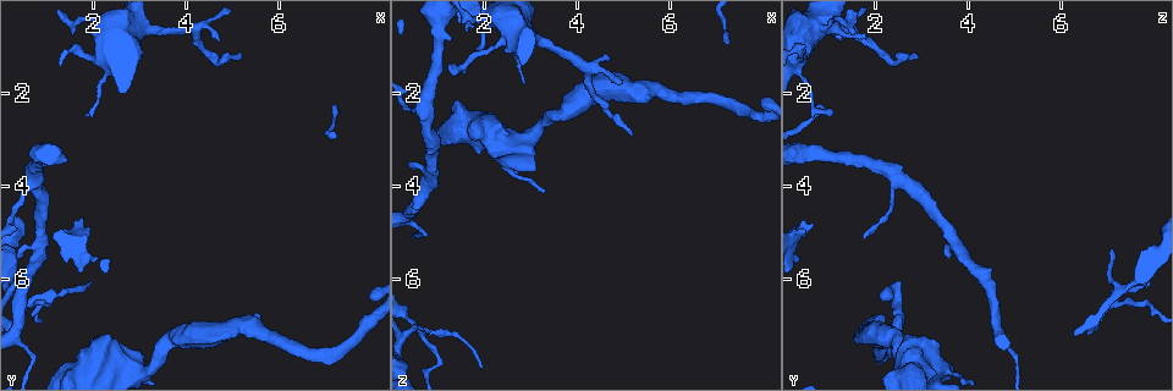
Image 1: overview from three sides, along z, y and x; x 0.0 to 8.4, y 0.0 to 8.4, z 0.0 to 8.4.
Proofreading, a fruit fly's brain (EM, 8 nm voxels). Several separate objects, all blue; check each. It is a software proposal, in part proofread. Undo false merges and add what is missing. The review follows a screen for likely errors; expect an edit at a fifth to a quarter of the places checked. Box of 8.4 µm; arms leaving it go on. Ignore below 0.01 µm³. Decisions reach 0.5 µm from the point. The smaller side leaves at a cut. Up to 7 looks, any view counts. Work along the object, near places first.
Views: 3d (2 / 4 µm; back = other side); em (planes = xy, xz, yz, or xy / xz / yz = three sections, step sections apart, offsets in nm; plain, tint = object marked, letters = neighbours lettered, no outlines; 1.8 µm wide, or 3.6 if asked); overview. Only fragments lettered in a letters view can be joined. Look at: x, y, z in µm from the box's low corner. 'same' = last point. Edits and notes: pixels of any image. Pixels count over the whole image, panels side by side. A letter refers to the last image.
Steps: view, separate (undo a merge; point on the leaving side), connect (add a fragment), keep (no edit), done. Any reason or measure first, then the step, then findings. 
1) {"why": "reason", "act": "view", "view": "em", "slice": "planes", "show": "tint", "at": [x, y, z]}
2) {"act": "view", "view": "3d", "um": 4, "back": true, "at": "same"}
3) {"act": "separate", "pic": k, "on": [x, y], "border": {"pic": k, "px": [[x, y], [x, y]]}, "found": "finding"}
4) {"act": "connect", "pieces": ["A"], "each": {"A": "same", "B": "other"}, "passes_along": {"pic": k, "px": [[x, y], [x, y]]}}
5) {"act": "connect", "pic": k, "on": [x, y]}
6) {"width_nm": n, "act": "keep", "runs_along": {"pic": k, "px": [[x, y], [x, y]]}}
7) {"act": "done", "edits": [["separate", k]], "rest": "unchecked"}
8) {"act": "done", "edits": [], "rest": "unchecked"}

{"why": "branch stops here", "act": "view", "view": "3d", "um": 4, "back": true, "at": [7.95, 6.30, 2.10]}

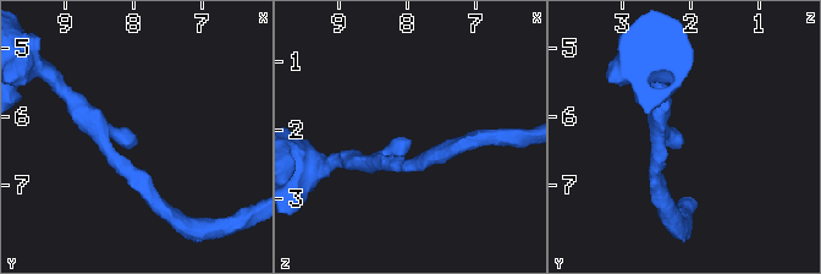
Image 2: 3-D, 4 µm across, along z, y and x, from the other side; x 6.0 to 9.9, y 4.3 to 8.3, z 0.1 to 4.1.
{"why": "now the EM", "act": "view", "view": "em", "slice": "planes", "show": "letters", "at": [7.95, 6.40, 2.15]}

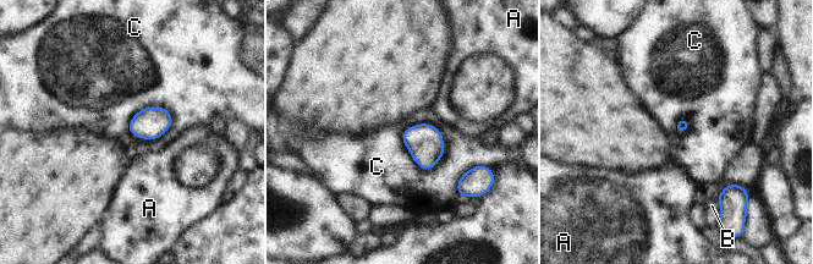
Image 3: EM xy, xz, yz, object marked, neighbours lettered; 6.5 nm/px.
{"act": "keep", "each": {"A": "other", "B": "other", "C": "other"}, "border": {"pic": 3, "px": [[421, 122], [444, 146], [428, 170]]}, "found": "none of them fits"}

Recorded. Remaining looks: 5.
{"why": "thin end", "act": "view", "view": "em", "slice": "xy", "step": 8, "show": "letters", "at": [4.75, 0.95, 1.25]}

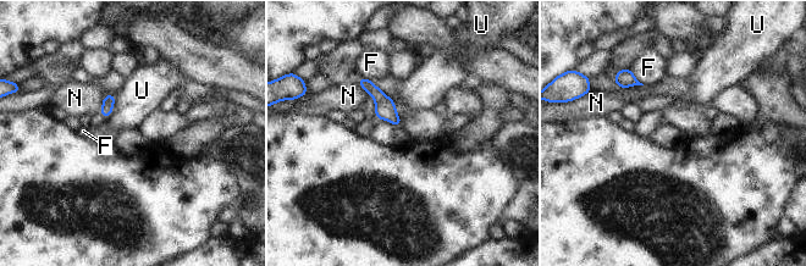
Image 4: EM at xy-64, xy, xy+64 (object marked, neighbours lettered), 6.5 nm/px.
{"width_nm": 80, "act": "keep", "each": {"F": "other", "N": "other", "U": "other"}, "border": {"pic": 4, "px": [[629, 67], [631, 73], [644, 84]]}, "found": "none of them fits"}

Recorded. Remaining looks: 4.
{"why": "free end", "act": "view", "view": "em", "slice": "planes", "show": "letters", "at": [5.20, 1.25, 2.85]}

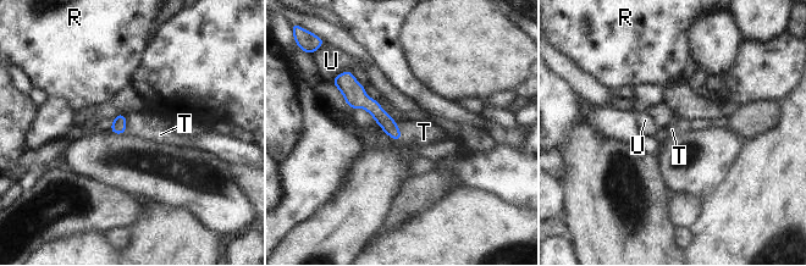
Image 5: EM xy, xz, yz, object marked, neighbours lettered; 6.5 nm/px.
{"act": "connect", "pic": 5, "on": [424, 132], "each": {"R": "other", "T": "same", "U": "other"}, "passes_along": {"pic": 5, "px": [[382, 118], [397, 128], [424, 132]]}, "found": "it goes on there"}

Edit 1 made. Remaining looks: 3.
{"act": "done", "edits": [["connect", 5]], "rest": "unchecked"}

